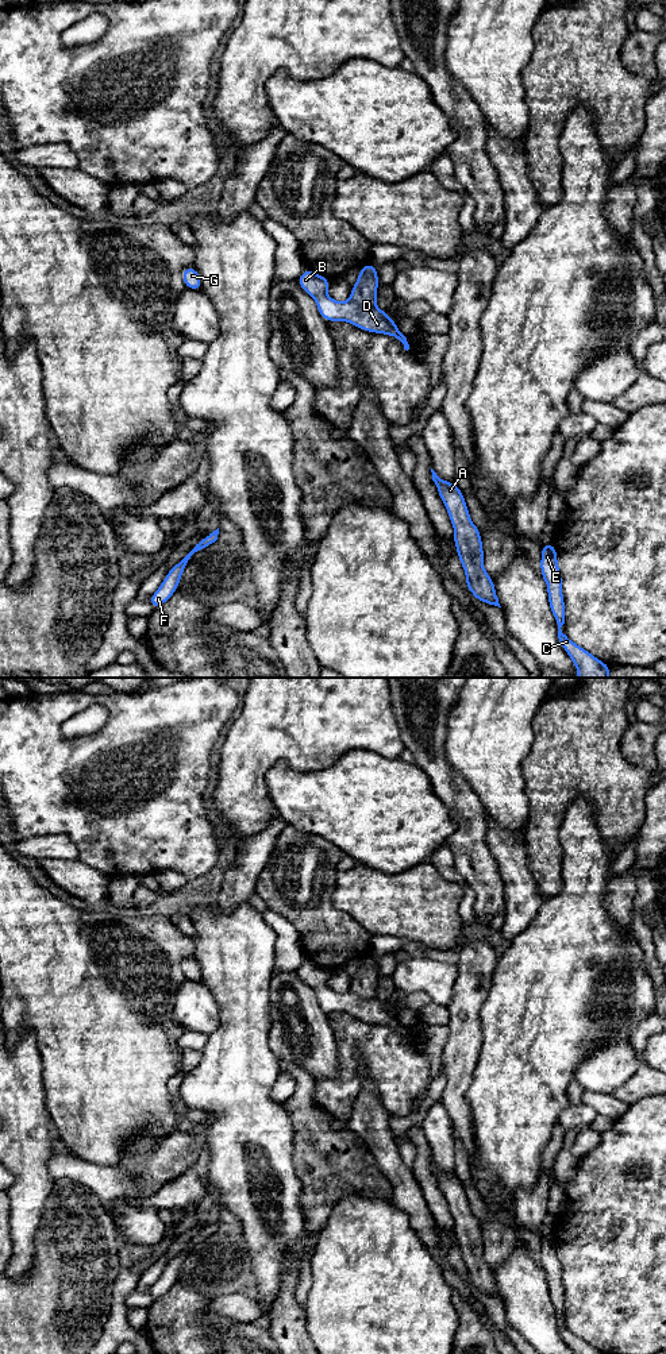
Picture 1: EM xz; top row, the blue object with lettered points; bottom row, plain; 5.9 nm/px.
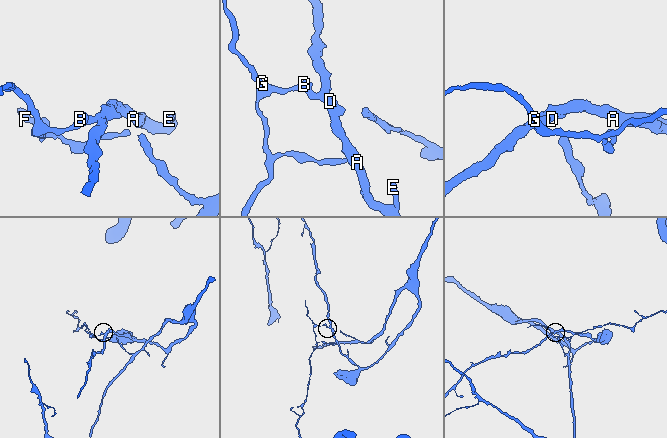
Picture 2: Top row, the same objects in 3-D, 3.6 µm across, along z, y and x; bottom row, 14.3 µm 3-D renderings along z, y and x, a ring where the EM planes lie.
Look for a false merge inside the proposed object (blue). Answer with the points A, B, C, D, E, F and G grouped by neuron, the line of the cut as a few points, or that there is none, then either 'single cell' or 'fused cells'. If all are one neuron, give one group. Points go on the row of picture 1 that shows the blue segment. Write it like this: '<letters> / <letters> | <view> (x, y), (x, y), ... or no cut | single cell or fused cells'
A C E / B D F G | xz (350, 300), (361, 307), (374, 307) | fused cells

